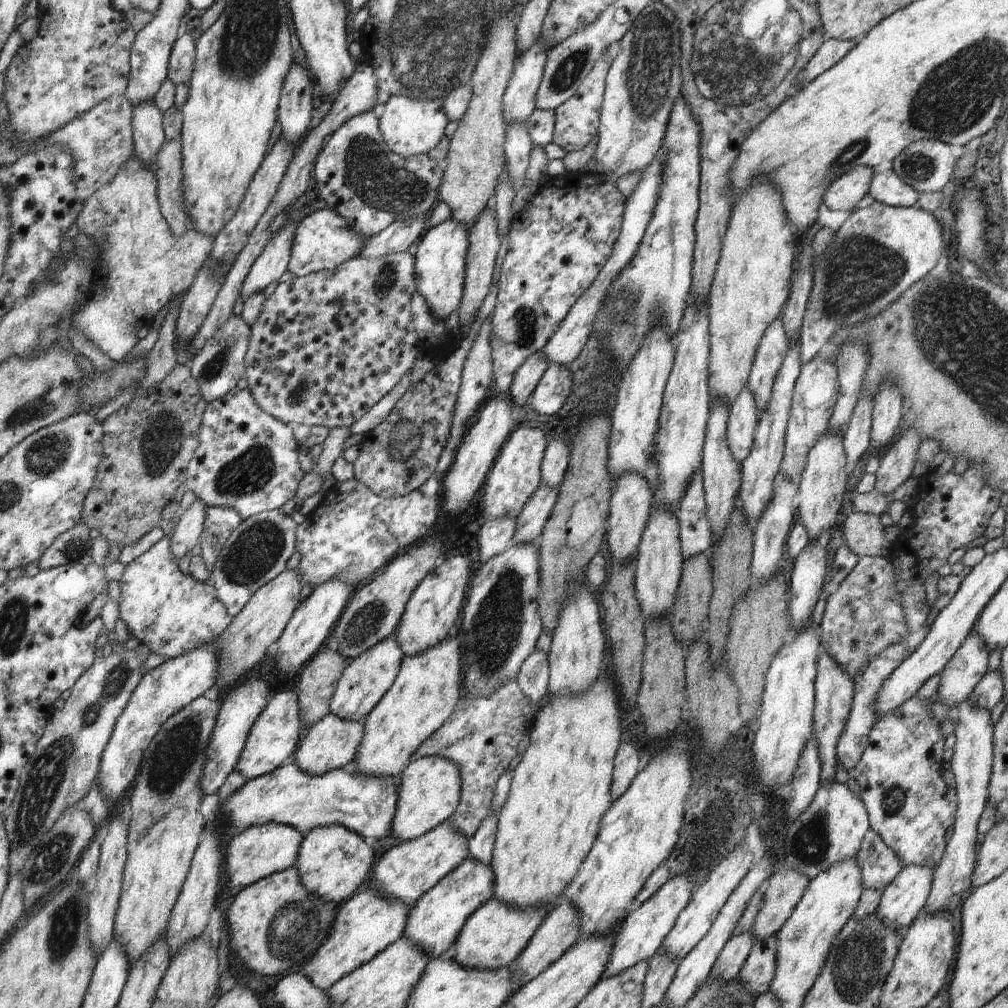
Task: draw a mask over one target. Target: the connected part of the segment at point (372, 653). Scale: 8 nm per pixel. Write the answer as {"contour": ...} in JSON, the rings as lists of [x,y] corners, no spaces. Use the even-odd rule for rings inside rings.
{"contour":[[[391,635],[372,646],[370,650],[362,652],[358,658],[352,659],[336,684],[329,711],[339,718],[363,721],[394,685],[404,658],[404,652],[400,650],[396,636]]]}

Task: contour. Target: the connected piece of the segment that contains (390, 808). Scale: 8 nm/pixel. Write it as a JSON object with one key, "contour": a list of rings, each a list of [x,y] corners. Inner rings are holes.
{"contour":[[[290,764],[246,782],[228,798],[222,812],[228,818],[228,828],[240,832],[250,826],[274,822],[288,824],[305,836],[317,827],[342,824],[365,840],[377,842],[393,836],[392,822],[398,806],[398,790],[398,775],[358,774],[349,767],[330,770],[322,775],[306,774],[298,764]]]}

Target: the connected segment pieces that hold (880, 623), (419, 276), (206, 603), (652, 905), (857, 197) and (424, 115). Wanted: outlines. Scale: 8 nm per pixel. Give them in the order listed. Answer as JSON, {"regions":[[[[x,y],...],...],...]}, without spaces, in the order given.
{"regions":[[[[862,557],[844,582],[839,587],[832,587],[820,626],[821,650],[834,656],[851,678],[866,668],[884,648],[906,638],[906,618],[902,614],[900,594],[896,592],[900,584],[890,559]]],[[[448,218],[446,222],[427,229],[419,239],[415,256],[415,282],[419,294],[426,300],[438,319],[446,321],[460,307],[464,296],[469,228]]],[[[165,535],[148,552],[126,564],[119,581],[121,593],[117,601],[119,618],[132,636],[150,648],[150,652],[166,659],[215,643],[232,622],[232,617],[216,598],[213,584],[197,582],[183,573],[170,550],[170,535]]],[[[683,875],[673,876],[660,886],[656,894],[652,894],[646,902],[636,905],[623,921],[622,930],[616,936],[611,959],[608,960],[602,978],[610,978],[631,968],[634,964],[649,960],[661,948],[664,938],[672,931],[682,910],[686,908],[692,898],[694,886]]],[[[860,165],[830,182],[822,201],[832,211],[851,211],[854,206],[869,194],[874,170]]],[[[392,96],[384,104],[384,114],[378,120],[380,133],[388,149],[402,158],[427,154],[433,150],[444,135],[449,119],[444,111],[443,100],[414,100],[408,96]]]]}

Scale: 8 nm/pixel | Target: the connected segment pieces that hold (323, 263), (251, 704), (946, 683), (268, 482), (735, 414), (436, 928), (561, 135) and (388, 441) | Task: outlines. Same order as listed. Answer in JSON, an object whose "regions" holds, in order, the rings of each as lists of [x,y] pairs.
{"regions":[[[[320,208],[312,214],[306,215],[302,222],[296,226],[292,243],[292,254],[288,266],[294,277],[304,277],[308,274],[334,270],[338,266],[360,257],[362,248],[366,246],[366,236],[358,234],[354,228],[348,226],[348,222],[333,209]]],[[[251,676],[246,682],[240,682],[238,686],[236,685],[233,690],[228,692],[226,700],[221,704],[217,722],[212,736],[210,736],[210,742],[208,742],[206,766],[204,766],[204,774],[202,774],[202,782],[200,782],[204,795],[218,793],[226,778],[236,771],[236,764],[244,750],[250,730],[271,697],[269,689],[270,686],[266,681]]],[[[970,630],[956,655],[943,669],[941,685],[938,686],[939,702],[949,707],[964,702],[986,674],[988,663],[988,646],[978,632]]],[[[235,387],[234,390],[228,392],[225,396],[222,396],[222,398],[218,398],[214,402],[208,403],[202,416],[202,424],[198,432],[198,443],[199,446],[196,448],[194,458],[190,460],[186,470],[186,488],[192,490],[196,497],[200,498],[207,507],[226,506],[226,508],[234,508],[244,520],[251,518],[256,514],[261,514],[263,511],[280,509],[287,501],[295,498],[296,490],[298,490],[300,486],[304,473],[300,467],[300,462],[298,461],[299,455],[297,453],[299,452],[299,446],[296,440],[294,440],[293,426],[283,424],[277,419],[272,418],[270,414],[266,414],[264,410],[260,410],[248,389],[240,390],[240,388]]],[[[747,387],[742,388],[730,407],[727,424],[728,447],[738,464],[741,464],[752,450],[760,417],[752,392]]],[[[474,858],[465,859],[456,870],[442,878],[410,907],[404,938],[414,942],[420,950],[426,950],[431,959],[438,958],[456,943],[466,920],[493,898],[494,886],[494,872],[488,864],[478,862]]],[[[604,52],[594,64],[586,80],[580,84],[576,93],[554,111],[554,138],[552,143],[560,146],[564,152],[578,151],[585,148],[594,136],[597,136],[600,119],[600,108],[603,104],[605,79],[612,65],[613,58]]],[[[493,281],[468,335],[459,337],[457,347],[450,351],[449,356],[444,361],[438,361],[420,382],[410,386],[388,418],[364,435],[359,444],[359,456],[354,462],[354,477],[377,496],[393,498],[411,494],[435,473],[450,432],[450,422],[462,383],[462,368],[470,352],[472,338],[476,338],[476,332],[484,320],[492,315],[498,290],[498,283]]]]}

